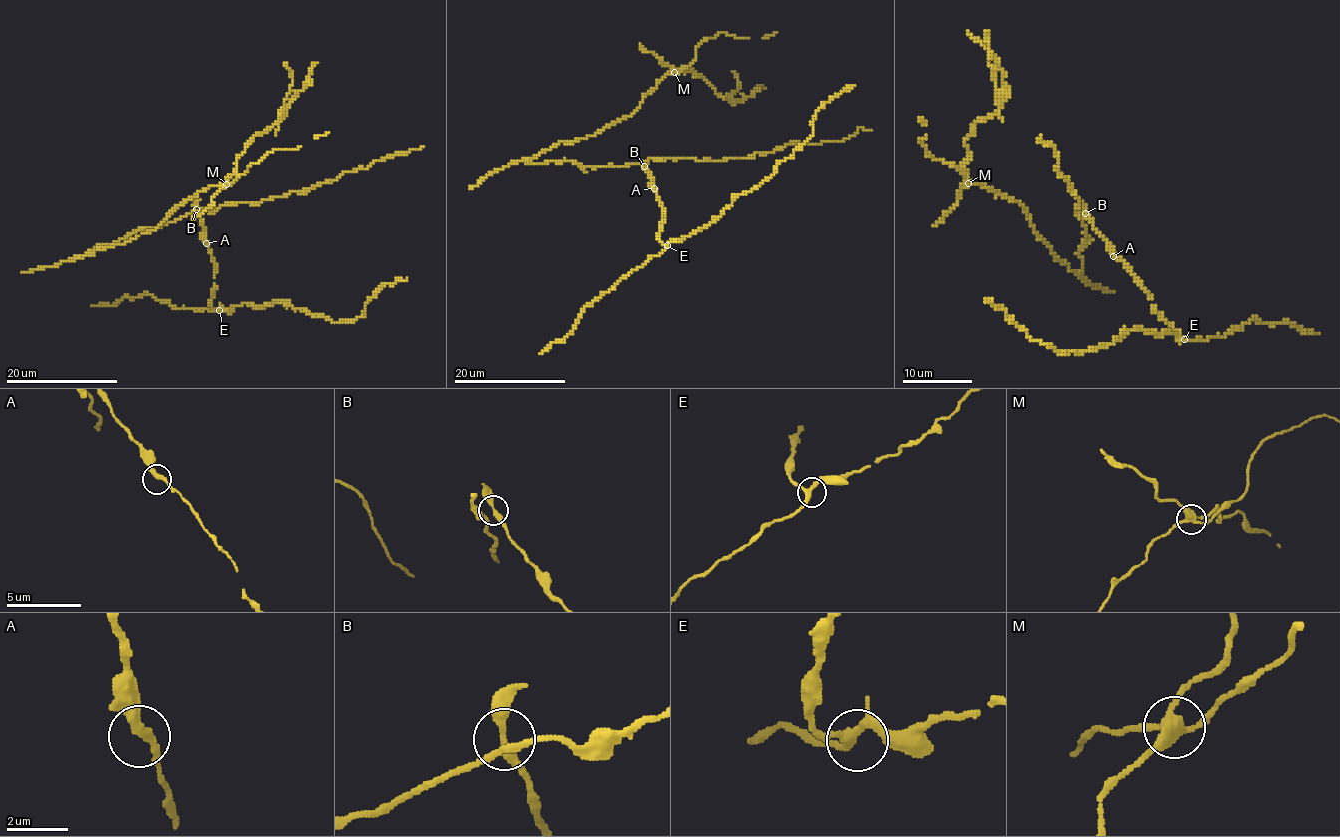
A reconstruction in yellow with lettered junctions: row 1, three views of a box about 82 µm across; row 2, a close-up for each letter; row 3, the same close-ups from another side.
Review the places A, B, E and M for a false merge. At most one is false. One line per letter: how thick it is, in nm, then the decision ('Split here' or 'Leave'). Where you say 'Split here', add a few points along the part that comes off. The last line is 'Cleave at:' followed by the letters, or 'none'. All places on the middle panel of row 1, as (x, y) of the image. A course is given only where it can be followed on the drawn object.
A: Thickness 320 nm. Leave
B: Thickness 240 nm. Leave
E: Thickness 240 nm. Leave
M: Thickness 360 nm. Split here. Course of the part to remove: (674, 72), (684, 68), (684, 72), (692, 69), (719, 94), (734, 103), (749, 97), (761, 86), (766, 89)
Cleave at: M

